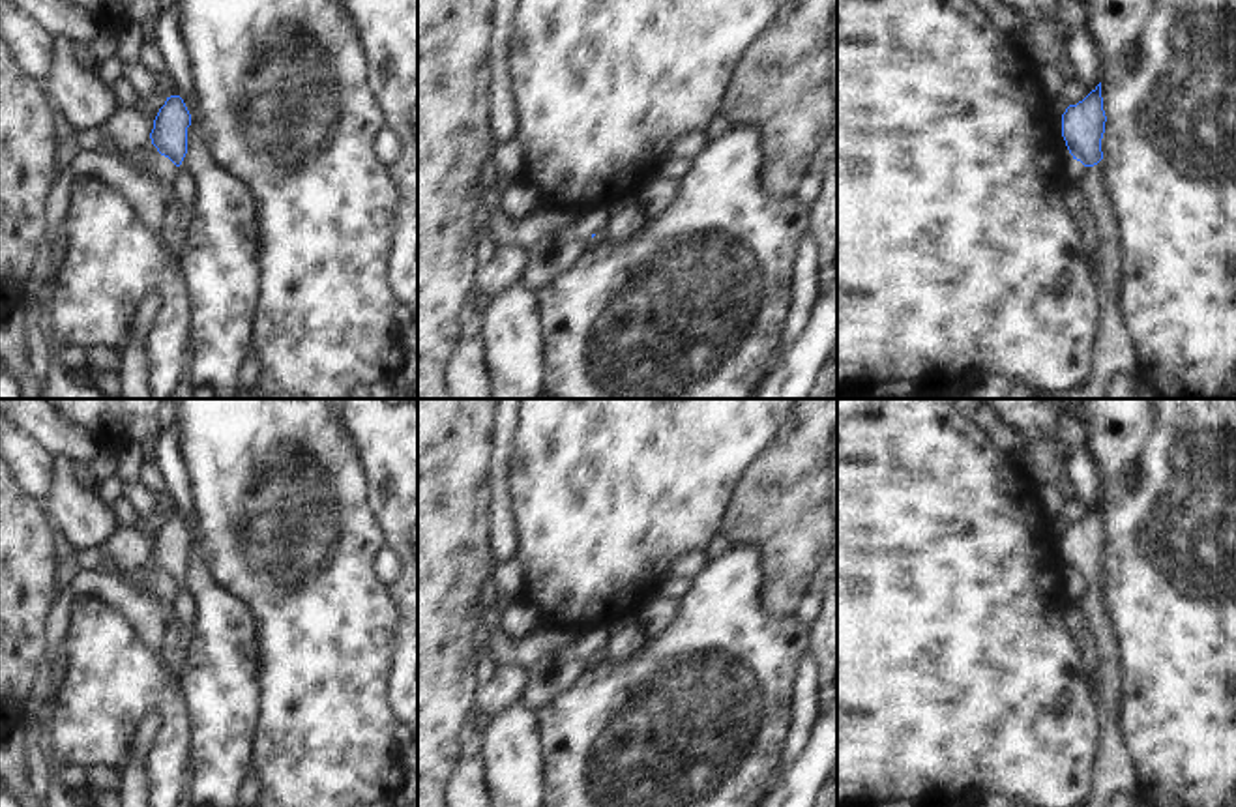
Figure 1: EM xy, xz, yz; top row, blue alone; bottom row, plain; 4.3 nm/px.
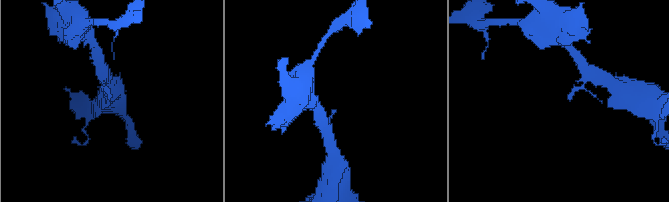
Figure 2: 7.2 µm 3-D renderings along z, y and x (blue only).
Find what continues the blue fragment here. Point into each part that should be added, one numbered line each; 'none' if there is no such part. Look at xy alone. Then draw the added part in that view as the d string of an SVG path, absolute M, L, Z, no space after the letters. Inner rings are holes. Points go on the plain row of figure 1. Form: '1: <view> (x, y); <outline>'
none

